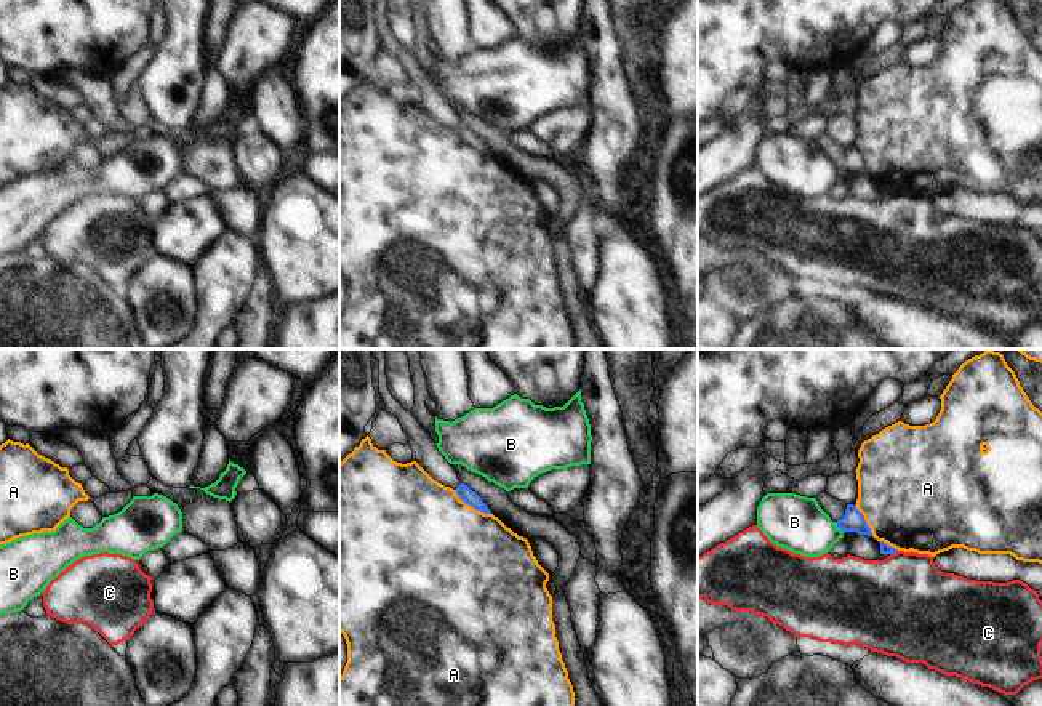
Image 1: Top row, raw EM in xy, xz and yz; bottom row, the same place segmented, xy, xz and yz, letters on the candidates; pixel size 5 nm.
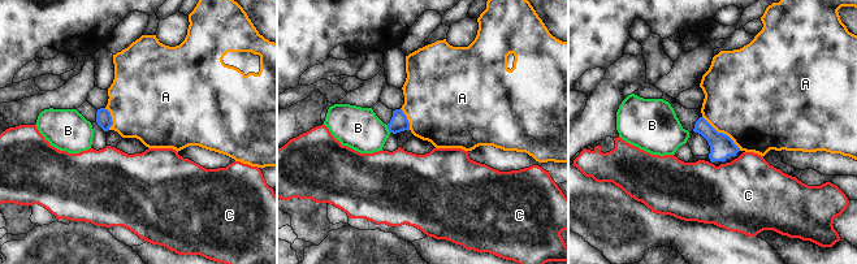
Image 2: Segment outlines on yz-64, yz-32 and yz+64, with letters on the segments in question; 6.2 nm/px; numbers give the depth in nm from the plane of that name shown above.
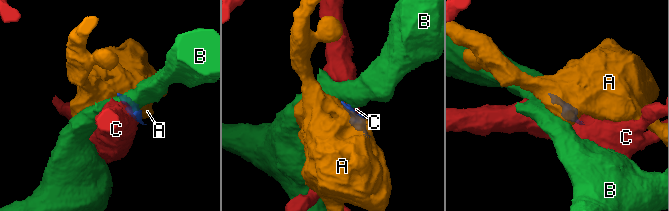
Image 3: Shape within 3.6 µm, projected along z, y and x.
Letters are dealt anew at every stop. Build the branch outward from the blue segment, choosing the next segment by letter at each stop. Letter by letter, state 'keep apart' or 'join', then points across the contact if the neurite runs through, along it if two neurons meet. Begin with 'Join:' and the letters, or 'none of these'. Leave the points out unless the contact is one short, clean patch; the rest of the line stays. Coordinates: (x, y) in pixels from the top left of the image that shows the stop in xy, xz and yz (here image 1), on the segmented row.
Join: none of these
A: keep apart
B: keep apart | along yz (834, 522), (842, 532)
C: keep apart | along yz (898, 551), (890, 554)

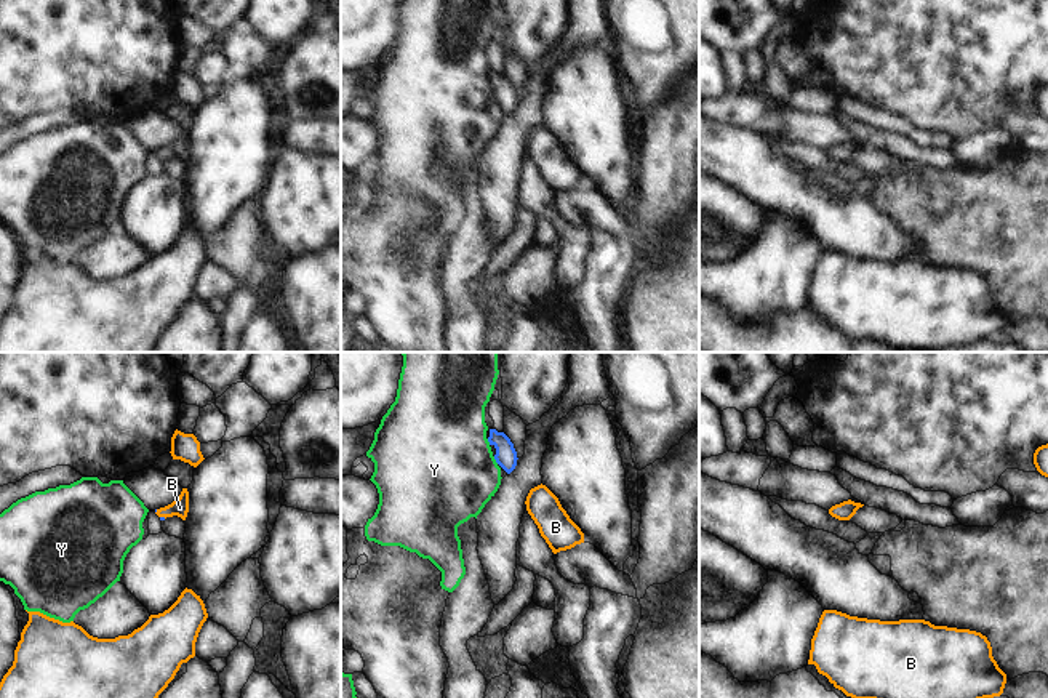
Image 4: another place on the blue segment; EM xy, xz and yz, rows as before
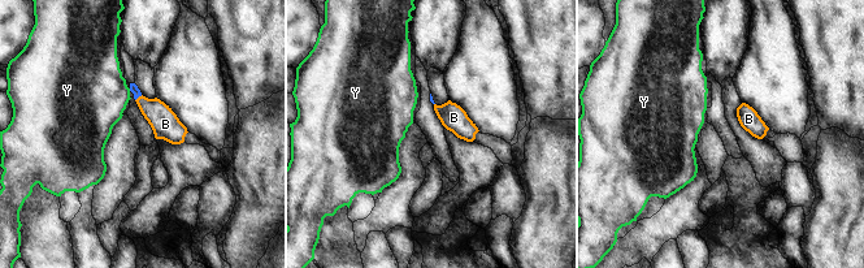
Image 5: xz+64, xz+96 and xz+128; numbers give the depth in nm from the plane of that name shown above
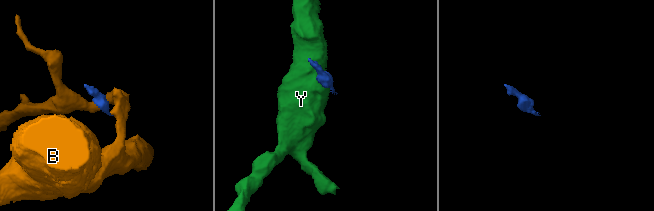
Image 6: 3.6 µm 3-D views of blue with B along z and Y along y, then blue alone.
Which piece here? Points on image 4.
Join: B
B: join | across xy (160, 517), (164, 517), (172, 509), (180, 508)
Y: keep apart | along xz (493, 457), (498, 463)

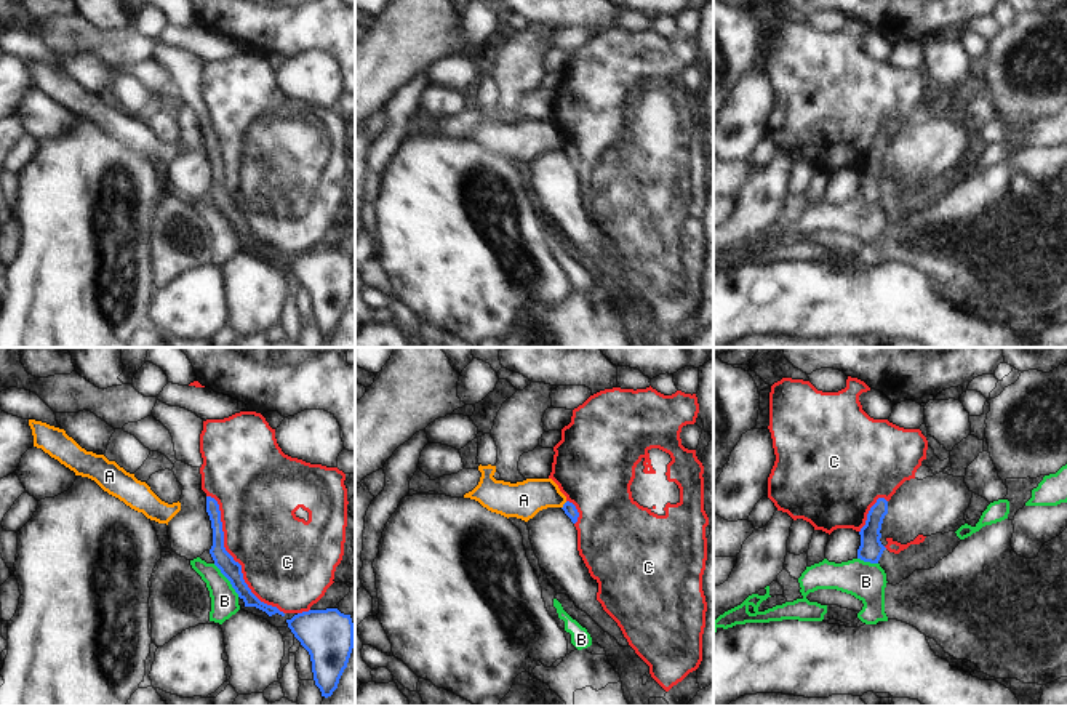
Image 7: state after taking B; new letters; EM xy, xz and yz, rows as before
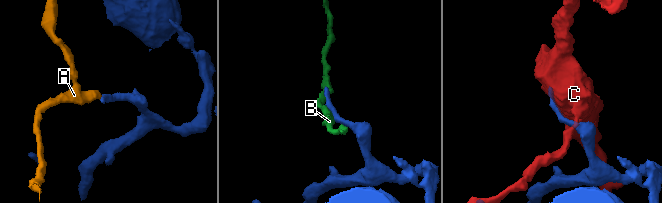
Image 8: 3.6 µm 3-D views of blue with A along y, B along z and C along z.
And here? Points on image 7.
Join: none of these
A: keep apart | along xz (567, 501), (562, 508)
B: keep apart
C: keep apart

